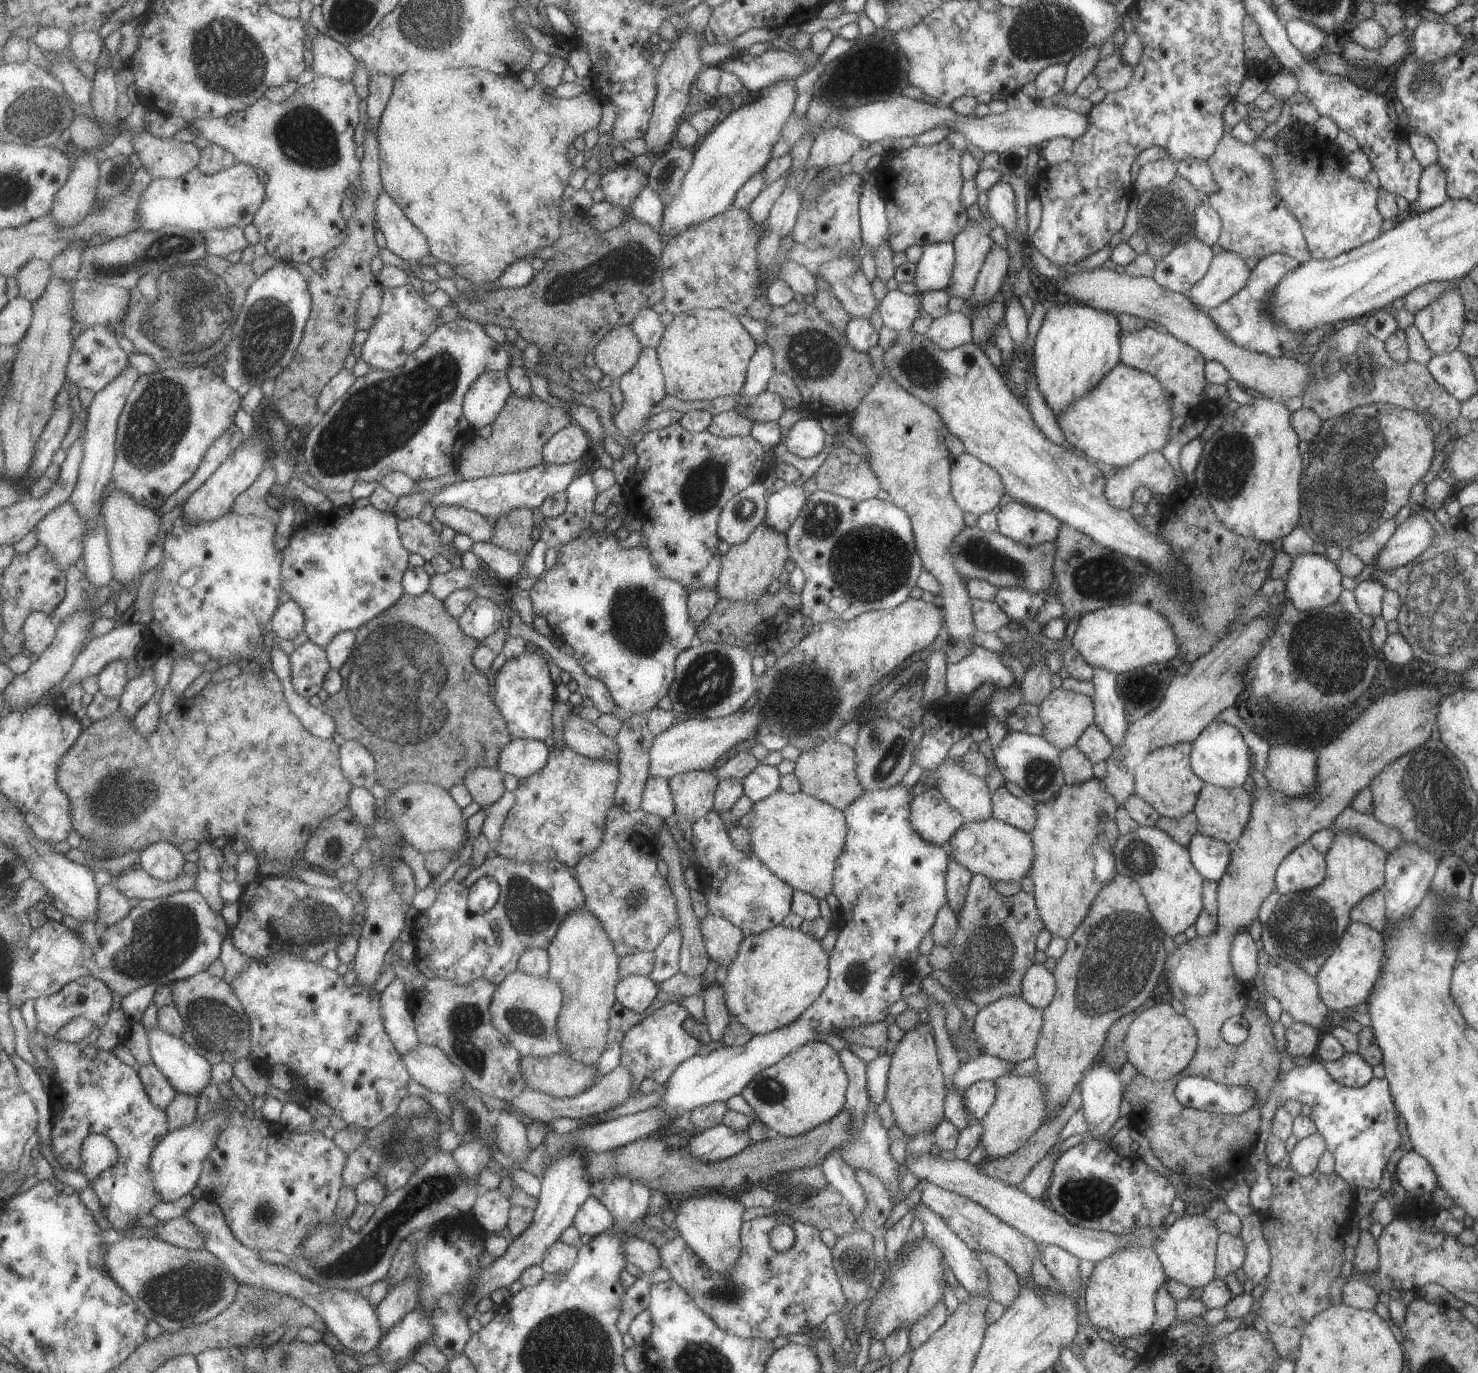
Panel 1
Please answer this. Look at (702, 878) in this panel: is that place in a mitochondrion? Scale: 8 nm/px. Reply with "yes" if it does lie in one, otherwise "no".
no

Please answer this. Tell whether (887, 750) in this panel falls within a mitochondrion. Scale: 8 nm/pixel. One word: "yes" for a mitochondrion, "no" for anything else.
yes

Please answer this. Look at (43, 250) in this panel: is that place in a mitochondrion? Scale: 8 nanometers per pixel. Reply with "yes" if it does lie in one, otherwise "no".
no

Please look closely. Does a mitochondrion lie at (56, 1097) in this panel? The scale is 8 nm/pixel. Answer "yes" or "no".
no

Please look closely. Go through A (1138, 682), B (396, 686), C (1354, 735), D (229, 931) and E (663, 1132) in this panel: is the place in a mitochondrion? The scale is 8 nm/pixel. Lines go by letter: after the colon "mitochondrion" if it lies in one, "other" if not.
A: other
B: mitochondrion
C: other
D: other
E: other

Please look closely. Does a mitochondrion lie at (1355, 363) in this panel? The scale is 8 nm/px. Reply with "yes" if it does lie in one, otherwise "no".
yes

